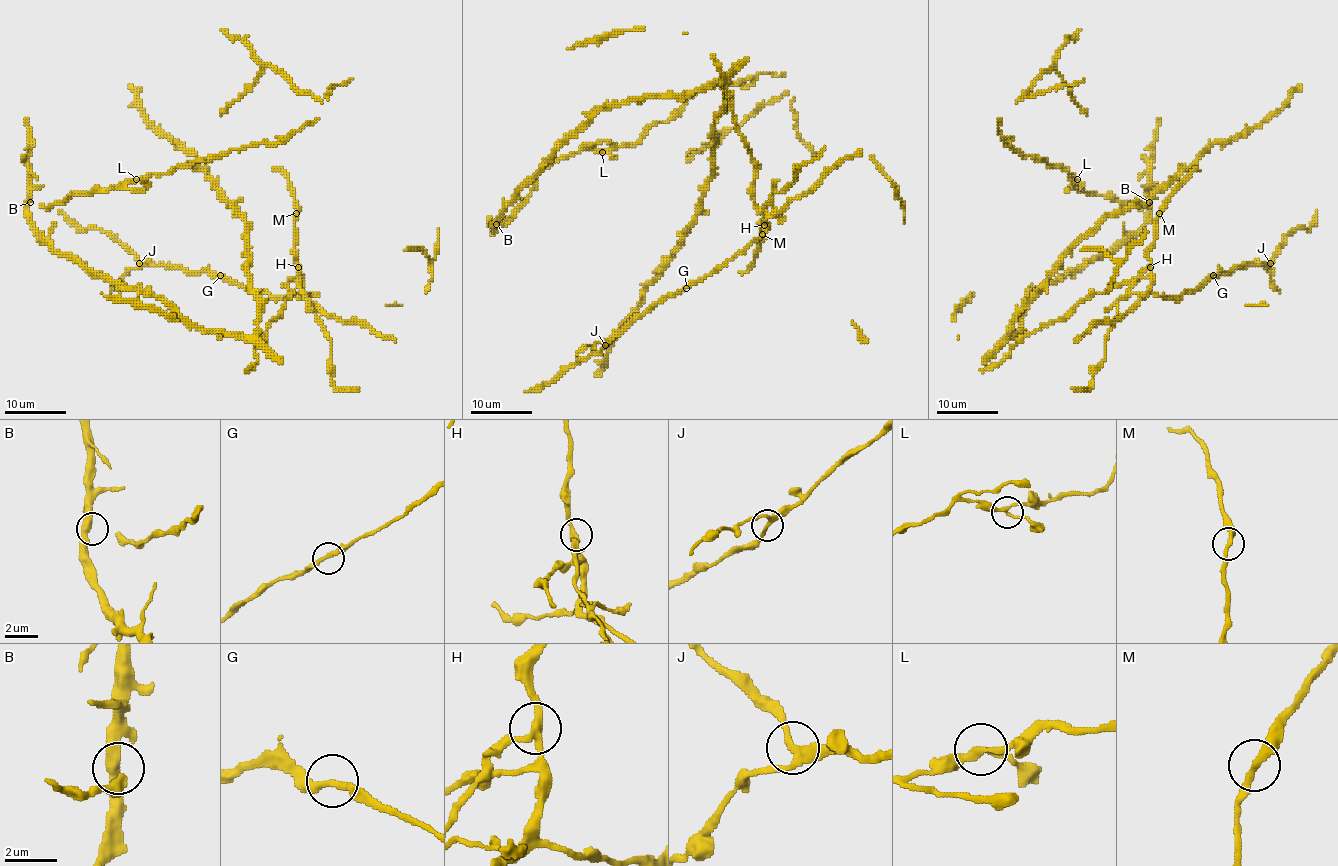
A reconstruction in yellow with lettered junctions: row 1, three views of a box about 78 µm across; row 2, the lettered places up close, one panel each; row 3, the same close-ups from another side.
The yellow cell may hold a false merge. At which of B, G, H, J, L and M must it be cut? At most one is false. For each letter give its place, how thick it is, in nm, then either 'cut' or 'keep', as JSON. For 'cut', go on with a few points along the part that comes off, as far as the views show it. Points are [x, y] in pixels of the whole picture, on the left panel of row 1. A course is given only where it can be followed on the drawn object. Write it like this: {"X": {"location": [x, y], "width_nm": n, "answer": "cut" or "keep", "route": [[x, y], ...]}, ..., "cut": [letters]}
{"B": {"location": [30, 202], "width_nm": 360, "answer": "keep"}, "G": {"location": [220, 275], "width_nm": 280, "answer": "keep"}, "H": {"location": [298, 267], "width_nm": 240, "answer": "cut", "route": [[298, 266], [298, 288], [332, 343], [333, 386], [336, 389], [358, 389]]}, "J": {"location": [139, 263], "width_nm": 240, "answer": "keep"}, "L": {"location": [136, 179], "width_nm": 220, "answer": "keep"}, "M": {"location": [296, 213], "width_nm": 280, "answer": "keep"}, "cut": ["H"]}

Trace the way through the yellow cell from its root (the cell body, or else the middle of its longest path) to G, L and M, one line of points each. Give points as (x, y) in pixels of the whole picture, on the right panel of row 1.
G: (1061, 277), (1029, 294), (1022, 329), (1006, 343), (1112, 286), (1149, 277), (1152, 292), (1178, 298), (1213, 275)
L: (1061, 277), (1133, 236), (1149, 203), (1135, 208), (1087, 194), (1072, 185), (1077, 179)
M: (1061, 277), (1029, 294), (1022, 329), (1006, 343), (1064, 318), (1094, 294), (1135, 280), (1149, 268), (1159, 213)

